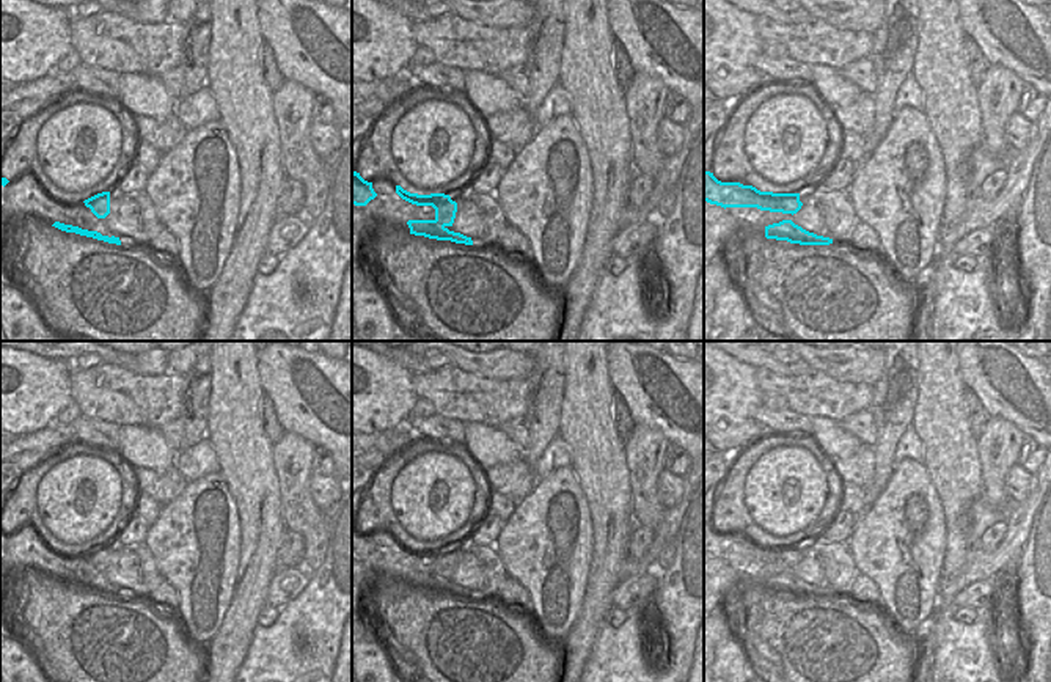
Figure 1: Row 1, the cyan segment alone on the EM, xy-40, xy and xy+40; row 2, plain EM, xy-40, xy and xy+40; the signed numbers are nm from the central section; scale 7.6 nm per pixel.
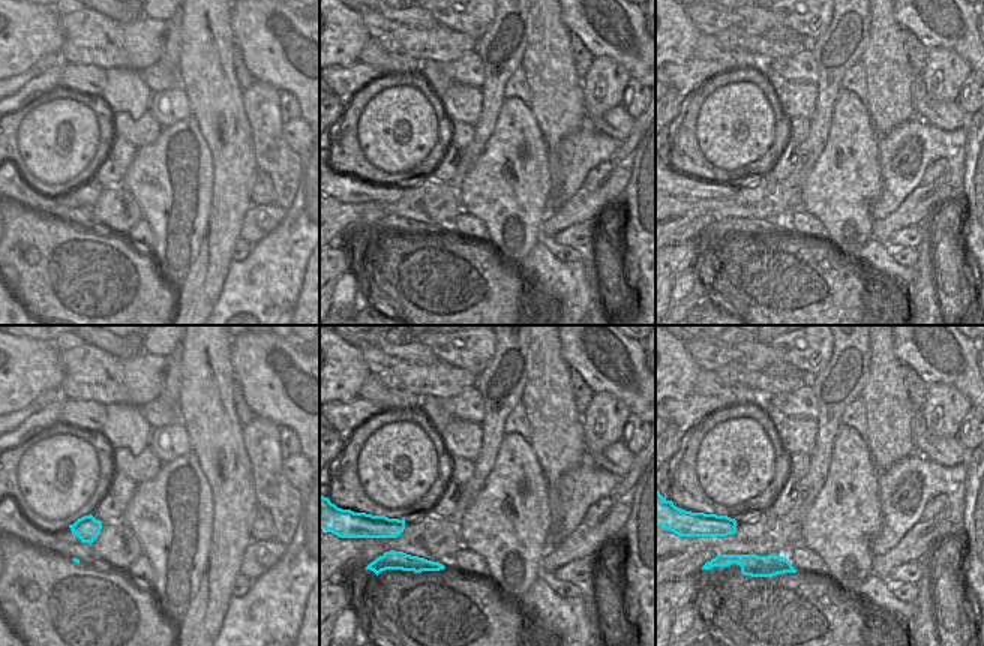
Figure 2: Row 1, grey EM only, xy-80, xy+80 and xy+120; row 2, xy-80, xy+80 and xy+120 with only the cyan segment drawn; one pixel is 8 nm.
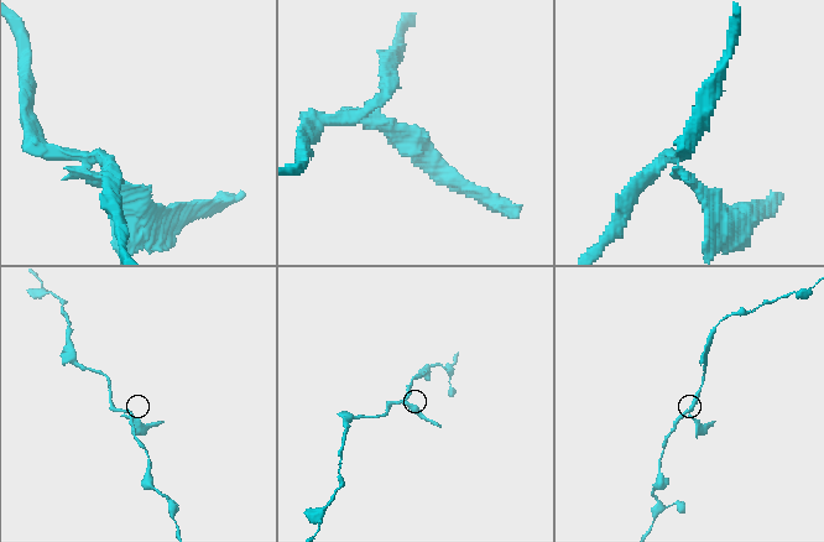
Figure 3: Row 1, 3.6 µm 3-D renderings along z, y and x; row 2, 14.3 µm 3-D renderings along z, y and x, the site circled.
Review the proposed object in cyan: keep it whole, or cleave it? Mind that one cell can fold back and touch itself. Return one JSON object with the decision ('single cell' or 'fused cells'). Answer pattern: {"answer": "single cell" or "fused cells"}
{"answer": "fused cells"}

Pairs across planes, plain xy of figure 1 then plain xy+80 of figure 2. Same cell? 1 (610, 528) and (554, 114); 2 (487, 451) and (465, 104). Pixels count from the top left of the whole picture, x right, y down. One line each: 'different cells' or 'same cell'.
1: same cell
2: different cells

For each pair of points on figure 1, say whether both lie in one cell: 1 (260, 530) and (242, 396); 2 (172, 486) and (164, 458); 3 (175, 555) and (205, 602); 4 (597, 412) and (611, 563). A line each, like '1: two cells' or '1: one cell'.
1: one cell
2: two cells
3: one cell
4: one cell

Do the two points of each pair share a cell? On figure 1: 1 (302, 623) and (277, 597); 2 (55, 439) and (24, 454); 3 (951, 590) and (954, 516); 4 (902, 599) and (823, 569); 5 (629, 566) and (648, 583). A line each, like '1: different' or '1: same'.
1: different
2: same
3: same
4: different
5: different

